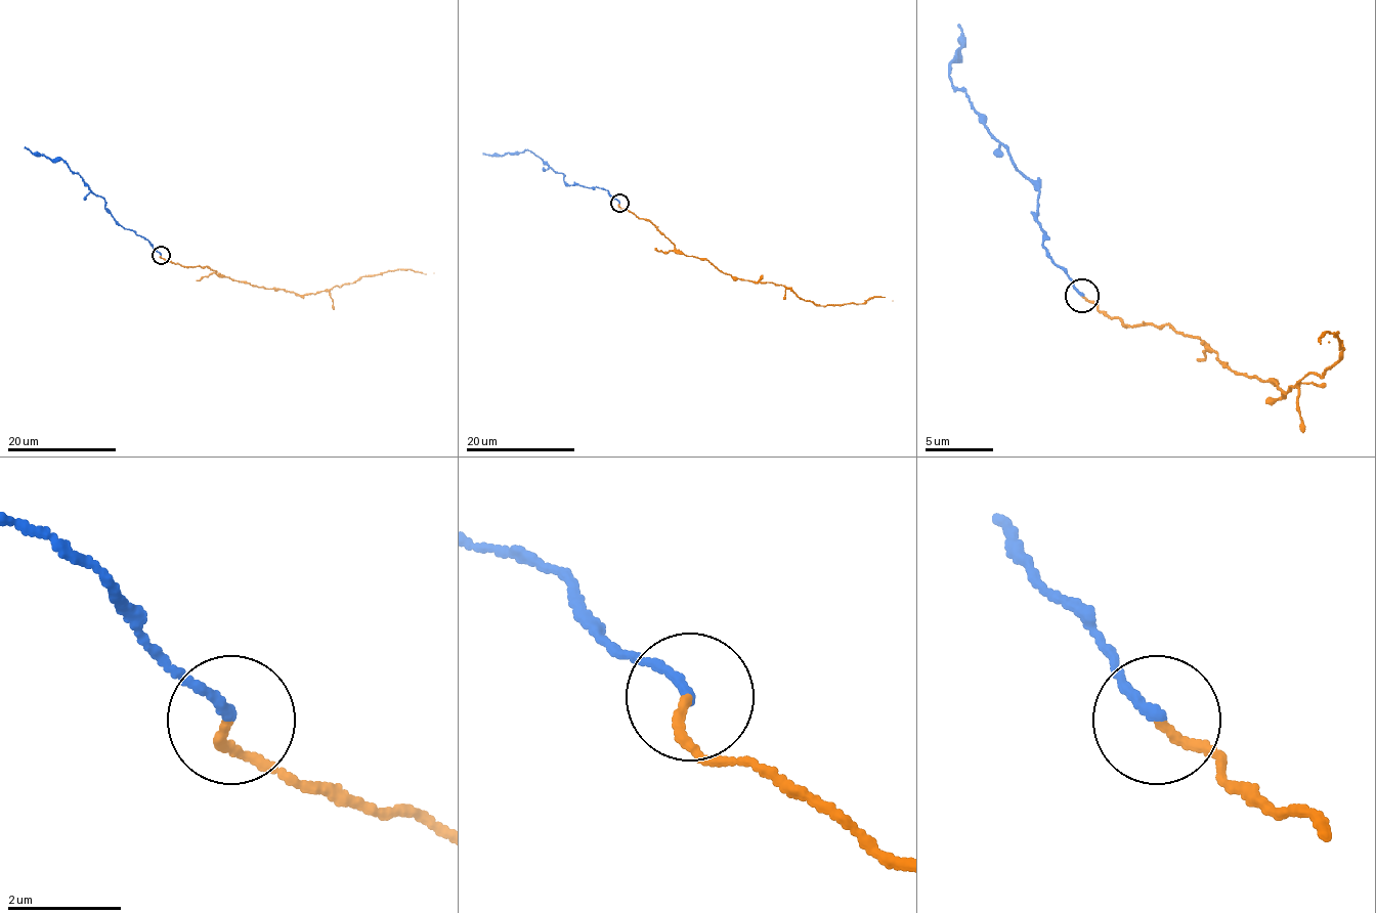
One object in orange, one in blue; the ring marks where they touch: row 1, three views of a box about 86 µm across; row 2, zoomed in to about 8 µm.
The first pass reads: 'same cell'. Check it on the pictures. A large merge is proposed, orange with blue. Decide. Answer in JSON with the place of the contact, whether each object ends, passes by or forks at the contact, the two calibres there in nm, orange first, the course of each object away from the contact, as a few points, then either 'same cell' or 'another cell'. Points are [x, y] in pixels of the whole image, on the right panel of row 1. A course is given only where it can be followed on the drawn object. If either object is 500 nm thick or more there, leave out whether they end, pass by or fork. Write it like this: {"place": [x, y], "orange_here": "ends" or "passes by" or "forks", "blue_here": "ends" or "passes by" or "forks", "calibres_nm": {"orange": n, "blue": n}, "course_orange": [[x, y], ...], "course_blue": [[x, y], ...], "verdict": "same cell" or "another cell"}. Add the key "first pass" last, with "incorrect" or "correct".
{"place": [1082, 296], "orange_here": "ends", "blue_here": "ends", "calibres_nm": {"orange": 150, "blue": 180}, "course_orange": [[1083, 296], [1124, 323], [1172, 323], [1282, 396], [1330, 368], [1343, 351], [1336, 331], [1320, 344], [1330, 341]], "course_blue": [[1083, 296], [1045, 252], [1038, 190], [949, 74], [962, 46], [962, 29], [956, 26]], "verdict": "same cell", "first pass": "correct"}

